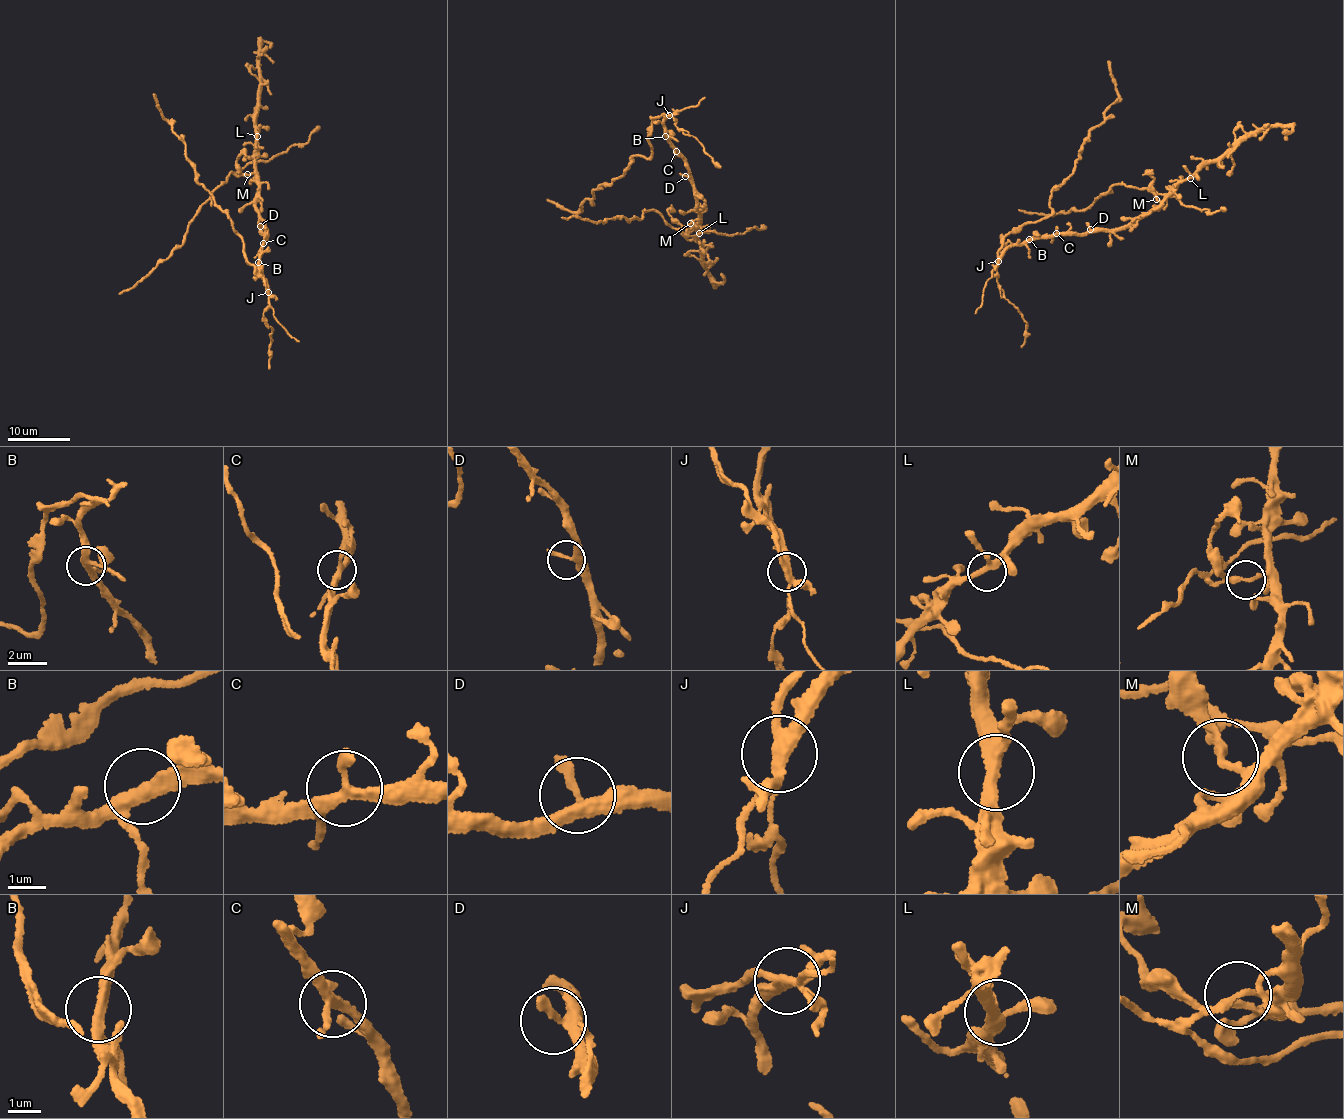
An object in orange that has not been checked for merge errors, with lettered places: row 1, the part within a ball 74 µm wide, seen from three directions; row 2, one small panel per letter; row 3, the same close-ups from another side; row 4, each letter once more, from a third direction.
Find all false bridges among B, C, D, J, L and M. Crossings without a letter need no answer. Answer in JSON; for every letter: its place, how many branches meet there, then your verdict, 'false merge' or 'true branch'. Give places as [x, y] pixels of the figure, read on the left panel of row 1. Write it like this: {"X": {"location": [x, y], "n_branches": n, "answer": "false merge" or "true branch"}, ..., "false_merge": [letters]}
{"B": {"location": [258, 262], "n_branches": 3, "answer": "true branch"}, "C": {"location": [263, 243], "n_branches": 3, "answer": "true branch"}, "D": {"location": [260, 226], "n_branches": 2, "answer": "true branch"}, "J": {"location": [268, 292], "n_branches": 3, "answer": "false merge"}, "L": {"location": [257, 136], "n_branches": 3, "answer": "true branch"}, "M": {"location": [247, 174], "n_branches": 2, "answer": "false merge"}, "false_merge": ["J", "M"]}

